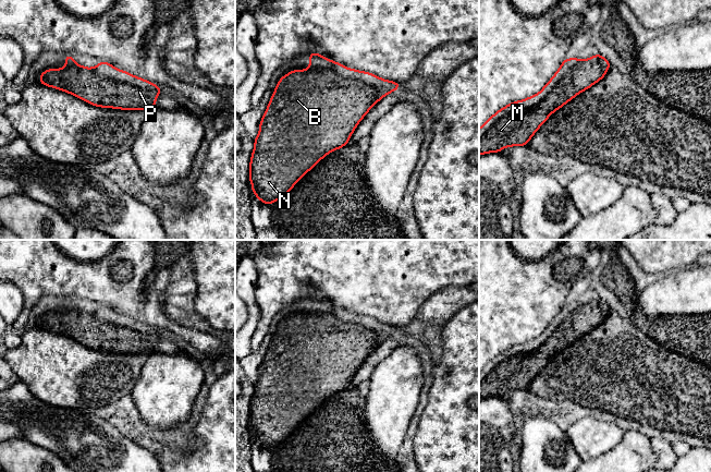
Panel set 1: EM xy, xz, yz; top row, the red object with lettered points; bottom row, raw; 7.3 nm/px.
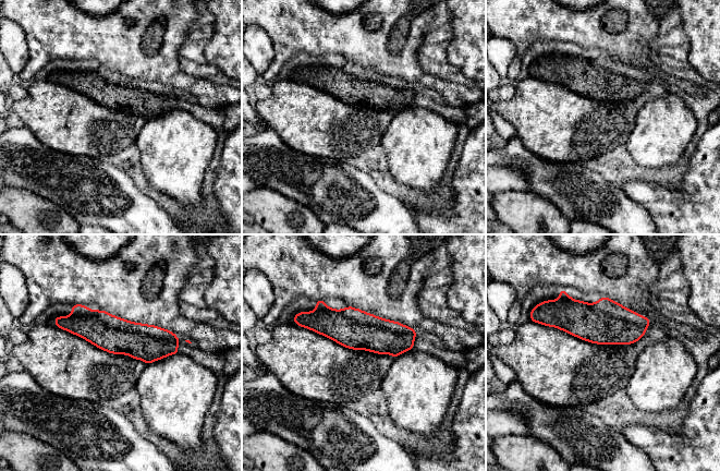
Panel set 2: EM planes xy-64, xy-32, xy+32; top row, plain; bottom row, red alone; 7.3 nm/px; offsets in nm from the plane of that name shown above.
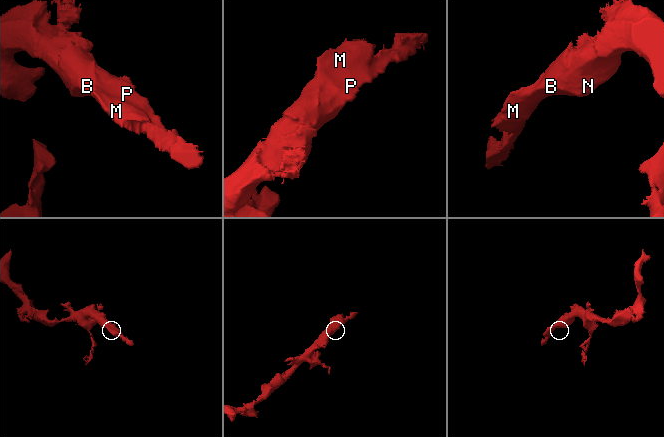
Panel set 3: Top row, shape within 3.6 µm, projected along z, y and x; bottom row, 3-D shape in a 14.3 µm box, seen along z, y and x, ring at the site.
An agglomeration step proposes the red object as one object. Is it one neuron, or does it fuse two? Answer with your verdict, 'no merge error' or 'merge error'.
no merge error

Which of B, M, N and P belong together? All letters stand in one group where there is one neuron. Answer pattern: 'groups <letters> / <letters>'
groups B M N P

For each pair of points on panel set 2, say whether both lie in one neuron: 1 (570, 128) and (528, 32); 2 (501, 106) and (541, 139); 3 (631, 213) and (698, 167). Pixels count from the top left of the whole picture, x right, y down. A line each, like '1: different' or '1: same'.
1: different
2: same
3: different

